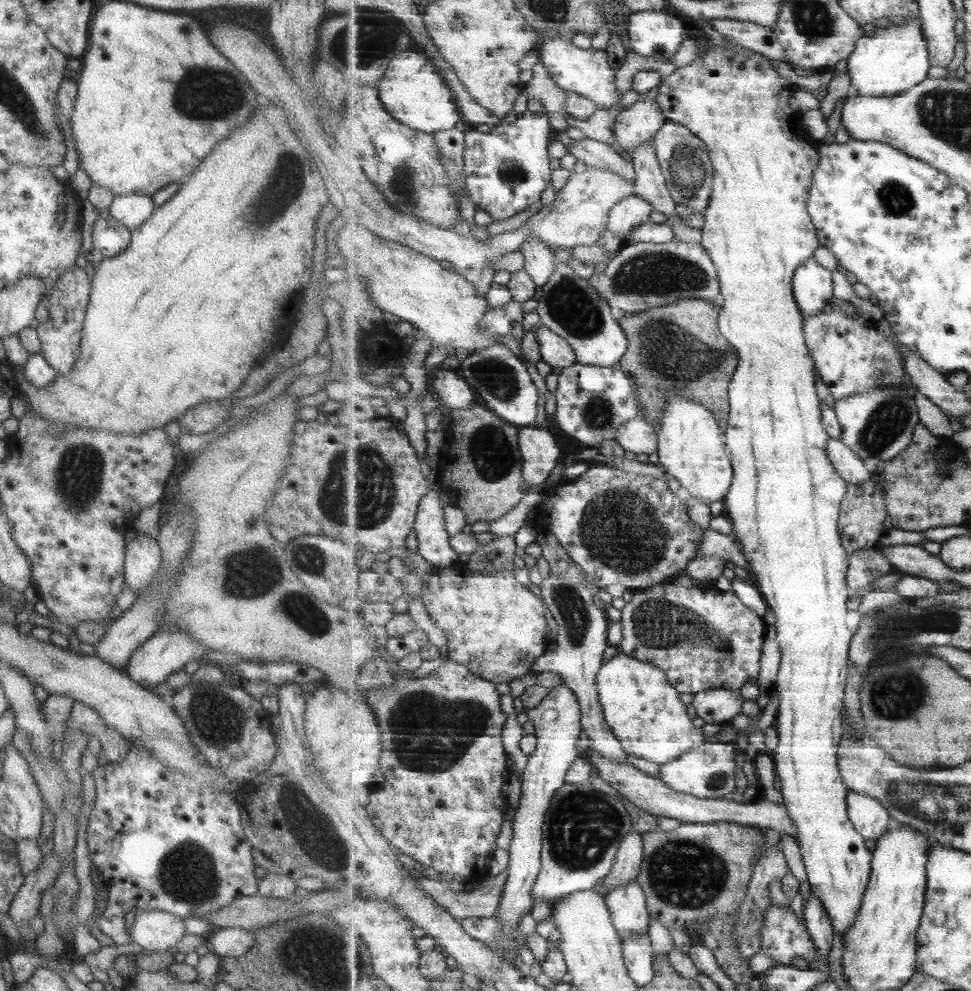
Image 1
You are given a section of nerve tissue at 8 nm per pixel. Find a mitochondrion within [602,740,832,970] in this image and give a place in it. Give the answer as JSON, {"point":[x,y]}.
{"point":[682,872]}

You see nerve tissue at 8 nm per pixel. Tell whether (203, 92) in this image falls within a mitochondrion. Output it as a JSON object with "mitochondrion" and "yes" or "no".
{"mitochondrion":"yes"}

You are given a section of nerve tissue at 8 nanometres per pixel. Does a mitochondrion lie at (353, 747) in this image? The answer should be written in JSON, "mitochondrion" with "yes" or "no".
{"mitochondrion":"no"}

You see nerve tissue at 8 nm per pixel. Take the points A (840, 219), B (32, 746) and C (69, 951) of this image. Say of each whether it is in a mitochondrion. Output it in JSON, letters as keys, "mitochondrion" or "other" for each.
{"A":"other","B":"mitochondrion","C":"other"}

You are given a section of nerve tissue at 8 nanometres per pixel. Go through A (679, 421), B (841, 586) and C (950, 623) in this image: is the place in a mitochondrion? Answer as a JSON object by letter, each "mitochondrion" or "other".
{"A":"other","B":"other","C":"mitochondrion"}

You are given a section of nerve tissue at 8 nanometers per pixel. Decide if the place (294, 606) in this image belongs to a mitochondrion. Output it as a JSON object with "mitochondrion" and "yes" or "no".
{"mitochondrion":"yes"}

